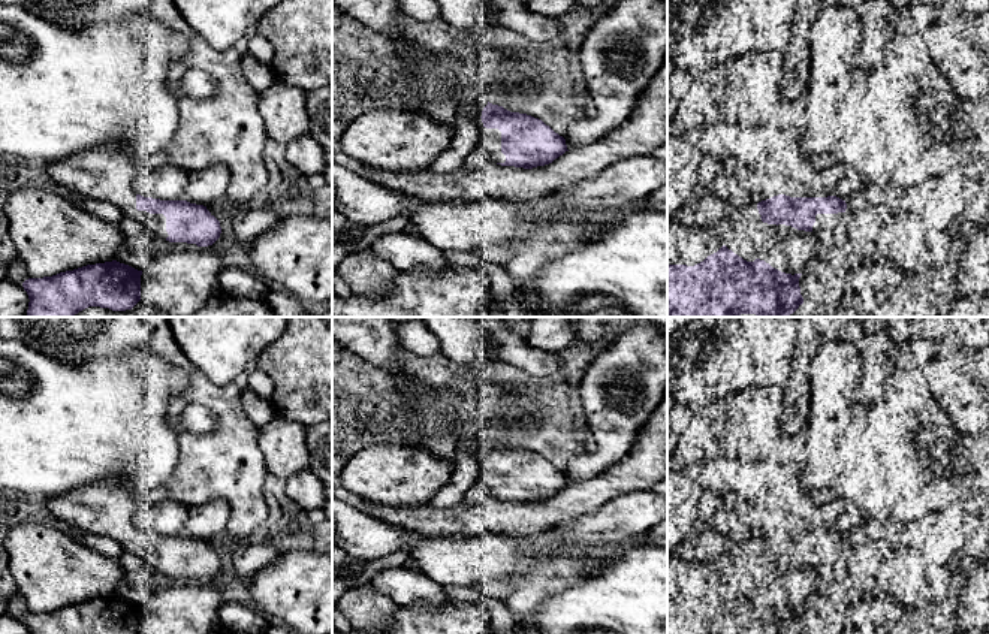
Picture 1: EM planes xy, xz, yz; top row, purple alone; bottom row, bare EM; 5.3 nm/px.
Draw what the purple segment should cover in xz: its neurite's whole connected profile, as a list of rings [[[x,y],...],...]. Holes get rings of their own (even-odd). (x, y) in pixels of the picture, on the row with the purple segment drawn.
[[[488,105],[479,118],[479,144],[494,163],[533,169],[552,163],[567,150],[566,139],[542,120]]]

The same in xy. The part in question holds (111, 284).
[[[112,260],[28,278],[22,283],[30,299],[27,317],[75,317],[88,307],[132,310],[141,301],[141,275],[142,271]]]

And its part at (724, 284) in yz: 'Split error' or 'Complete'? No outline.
Complete

